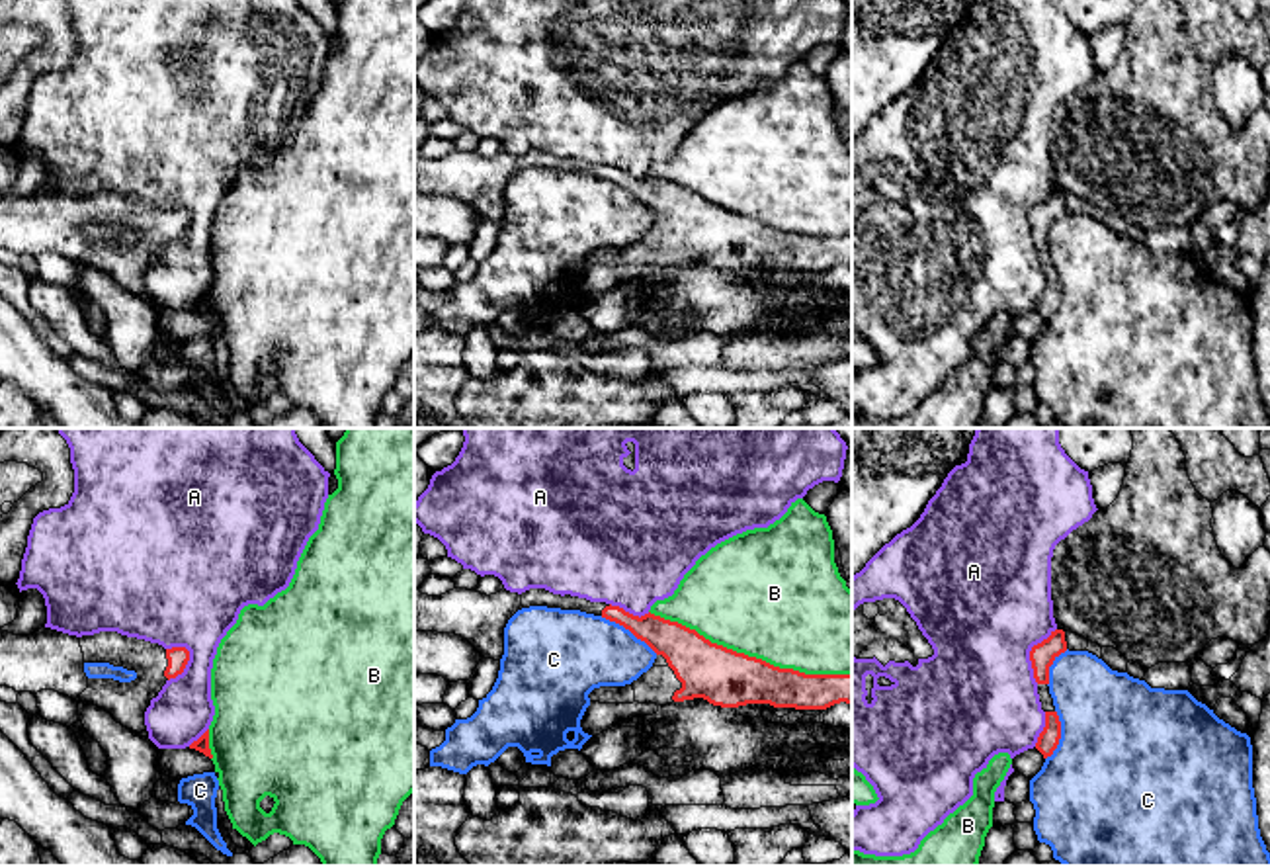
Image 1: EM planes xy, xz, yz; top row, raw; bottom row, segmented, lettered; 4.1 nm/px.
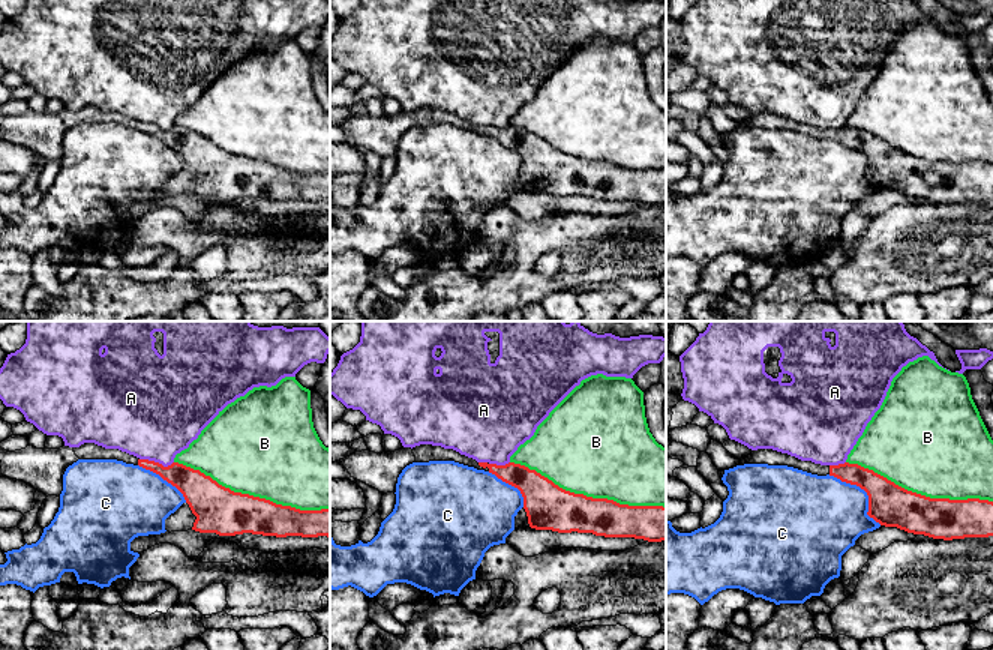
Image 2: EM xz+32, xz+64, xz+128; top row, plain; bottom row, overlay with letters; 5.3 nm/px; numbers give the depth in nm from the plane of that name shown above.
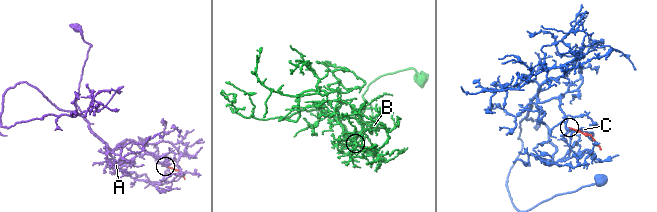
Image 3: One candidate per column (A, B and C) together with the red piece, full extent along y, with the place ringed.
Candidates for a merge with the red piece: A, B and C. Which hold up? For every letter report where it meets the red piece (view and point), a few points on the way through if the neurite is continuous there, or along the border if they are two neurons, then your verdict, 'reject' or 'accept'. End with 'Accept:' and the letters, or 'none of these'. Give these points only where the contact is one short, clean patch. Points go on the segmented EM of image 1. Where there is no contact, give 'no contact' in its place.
A: meets red in yz at (1030, 653); reject
B: meets red in xz at (751, 657); reject
C: meets red in xz at (630, 630); reject
Accept: none of these

